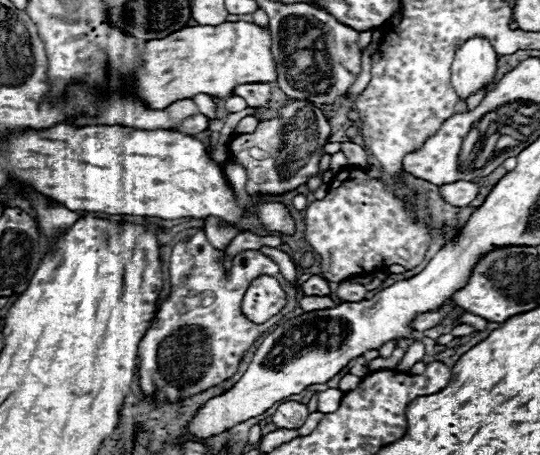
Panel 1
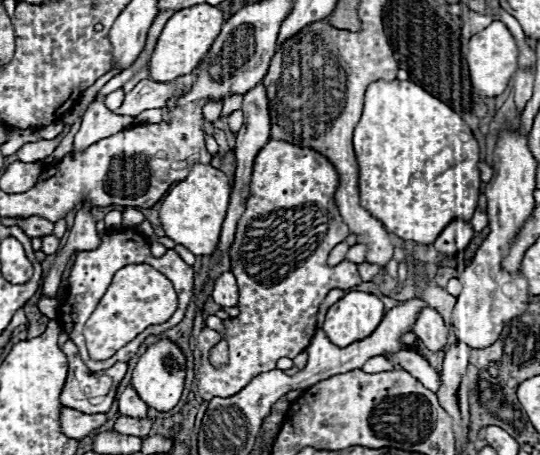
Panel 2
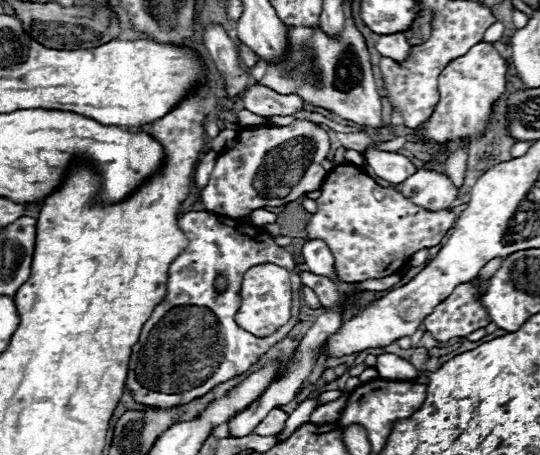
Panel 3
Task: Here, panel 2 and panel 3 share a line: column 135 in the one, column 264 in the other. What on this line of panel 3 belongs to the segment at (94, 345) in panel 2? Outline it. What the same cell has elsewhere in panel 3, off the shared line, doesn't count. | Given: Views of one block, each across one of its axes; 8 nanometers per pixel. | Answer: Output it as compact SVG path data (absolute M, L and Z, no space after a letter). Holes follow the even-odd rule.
M260 264L246 272L242 282L242 304L236 320L242 328L258 338L274 334L290 318L290 278L288 272L276 264Z

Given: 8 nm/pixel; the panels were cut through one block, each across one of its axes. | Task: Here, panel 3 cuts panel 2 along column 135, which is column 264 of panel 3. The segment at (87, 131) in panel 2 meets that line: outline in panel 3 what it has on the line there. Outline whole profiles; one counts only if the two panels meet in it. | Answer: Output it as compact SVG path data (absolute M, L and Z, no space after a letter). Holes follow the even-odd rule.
M246 109L237 113L236 120L244 124L244 126L262 126L262 124L268 124L266 118L262 118L262 116L258 116Z

